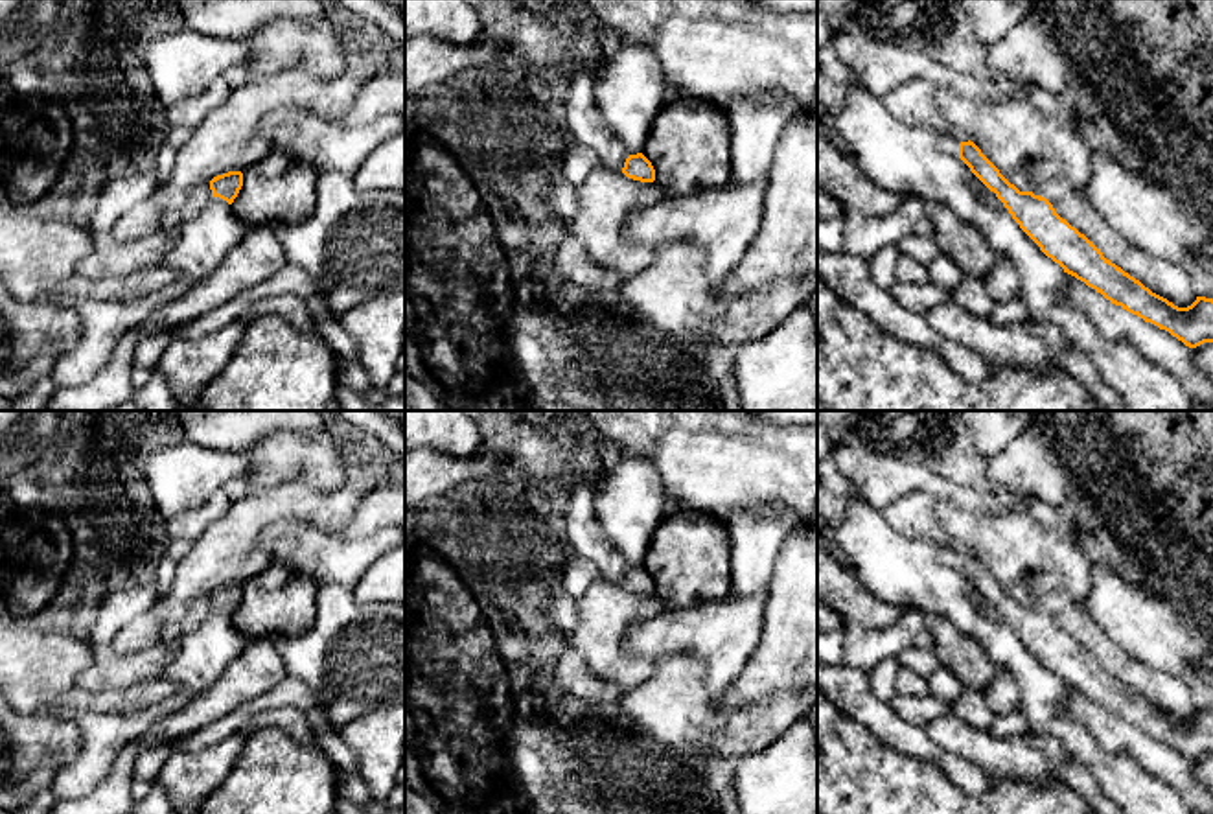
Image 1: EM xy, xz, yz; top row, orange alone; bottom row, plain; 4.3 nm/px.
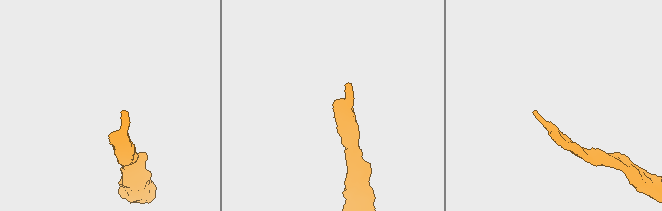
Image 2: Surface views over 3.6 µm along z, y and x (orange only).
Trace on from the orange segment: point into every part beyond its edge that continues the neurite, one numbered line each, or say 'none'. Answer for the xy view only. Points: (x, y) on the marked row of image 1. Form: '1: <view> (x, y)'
1: xy (199, 196)

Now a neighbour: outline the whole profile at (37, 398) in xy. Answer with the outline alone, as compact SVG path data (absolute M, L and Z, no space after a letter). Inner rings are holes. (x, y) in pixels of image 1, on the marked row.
M42 376L28 392L13 400L13 411L48 411L53 392L53 379L50 376Z

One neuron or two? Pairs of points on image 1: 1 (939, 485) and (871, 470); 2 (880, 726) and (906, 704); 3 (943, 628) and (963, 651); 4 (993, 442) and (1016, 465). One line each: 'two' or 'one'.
1: one
2: two
3: one
4: two

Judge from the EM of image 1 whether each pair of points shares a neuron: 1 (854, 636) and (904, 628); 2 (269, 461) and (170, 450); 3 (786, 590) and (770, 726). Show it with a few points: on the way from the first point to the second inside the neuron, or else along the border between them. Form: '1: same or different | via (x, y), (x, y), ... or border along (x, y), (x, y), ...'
1: same | via (867, 638), (891, 638)
2: different | border along (245, 452), (247, 470), (223, 487)
3: different | border along (797, 689), (774, 693), (733, 709)

